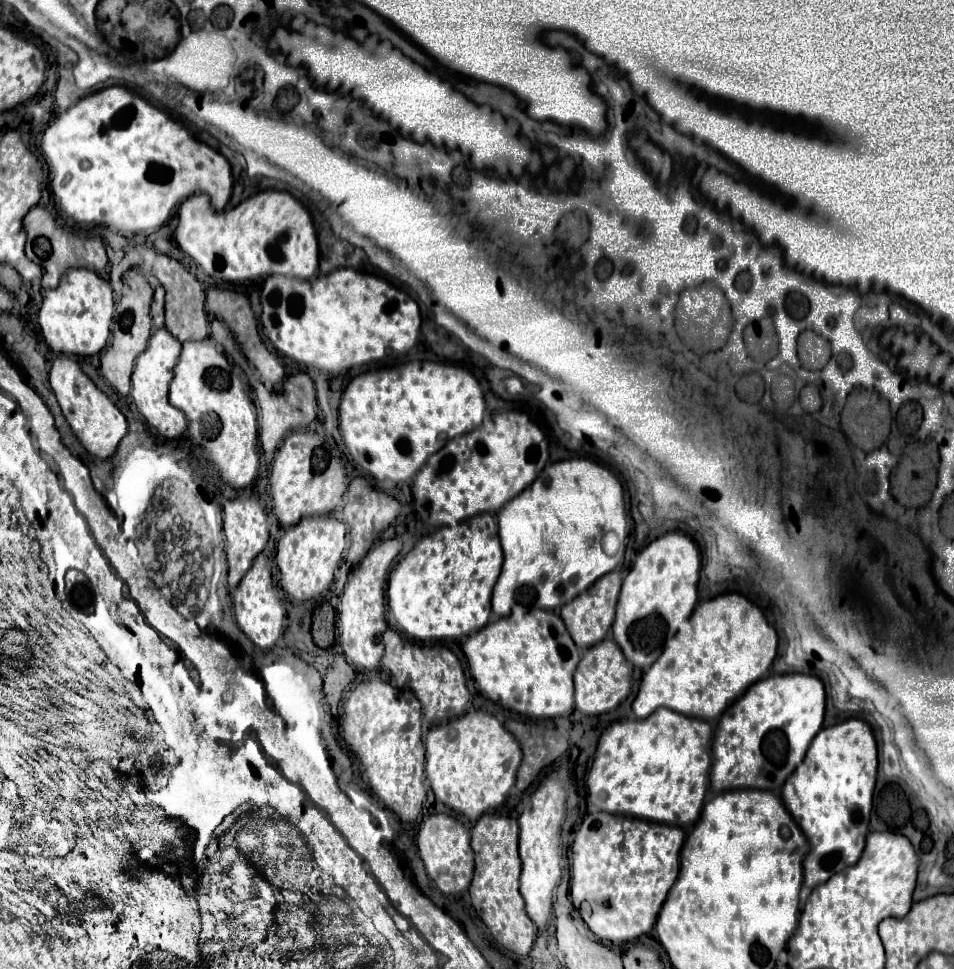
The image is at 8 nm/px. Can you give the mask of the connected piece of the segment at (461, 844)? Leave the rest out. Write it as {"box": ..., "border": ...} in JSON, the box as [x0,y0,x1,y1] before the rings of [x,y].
{"box":[418,815,474,895],"border":[[[430,815],[422,821],[418,833],[418,853],[424,861],[426,873],[444,895],[456,895],[468,889],[474,871],[474,851],[470,847],[470,833],[448,815]]]}

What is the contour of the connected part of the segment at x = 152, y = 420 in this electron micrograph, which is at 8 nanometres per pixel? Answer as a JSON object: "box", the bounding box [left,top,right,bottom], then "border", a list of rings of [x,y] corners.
{"box":[132,329,186,439],"border":[[[156,329],[150,337],[148,349],[138,355],[136,359],[136,367],[132,373],[132,399],[140,411],[140,415],[146,419],[146,423],[156,429],[162,437],[166,439],[176,439],[186,431],[186,417],[182,411],[176,411],[170,403],[168,403],[168,387],[170,381],[174,377],[174,365],[180,357],[180,341],[176,341],[176,337],[172,337],[172,333],[168,333],[168,329]]]}

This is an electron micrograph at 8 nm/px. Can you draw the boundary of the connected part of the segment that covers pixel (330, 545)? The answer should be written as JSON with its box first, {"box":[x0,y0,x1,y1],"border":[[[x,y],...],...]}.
{"box":[276,515,348,601],"border":[[[334,515],[306,517],[294,527],[288,527],[278,541],[276,565],[280,569],[282,589],[296,601],[308,601],[326,591],[344,557],[348,545],[348,529]]]}

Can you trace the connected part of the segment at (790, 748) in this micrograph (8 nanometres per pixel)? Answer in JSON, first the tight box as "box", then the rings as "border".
{"box":[710,675,824,795],"border":[[[770,675],[756,681],[746,689],[720,717],[712,739],[712,769],[710,769],[710,791],[730,791],[730,789],[762,789],[774,795],[780,793],[786,777],[804,759],[810,741],[822,729],[824,721],[824,685],[812,675]]]}

